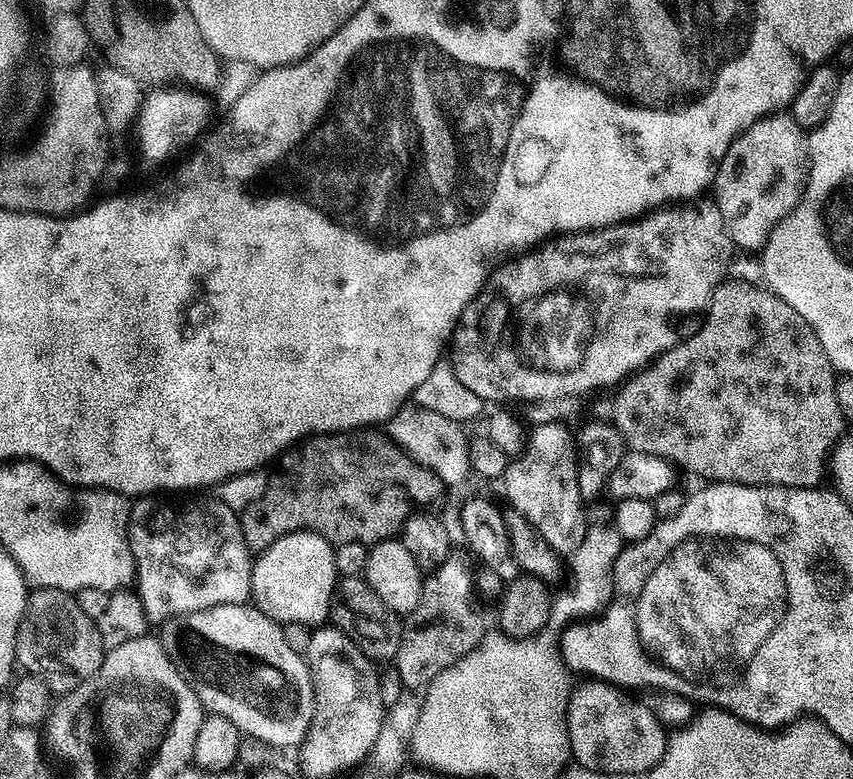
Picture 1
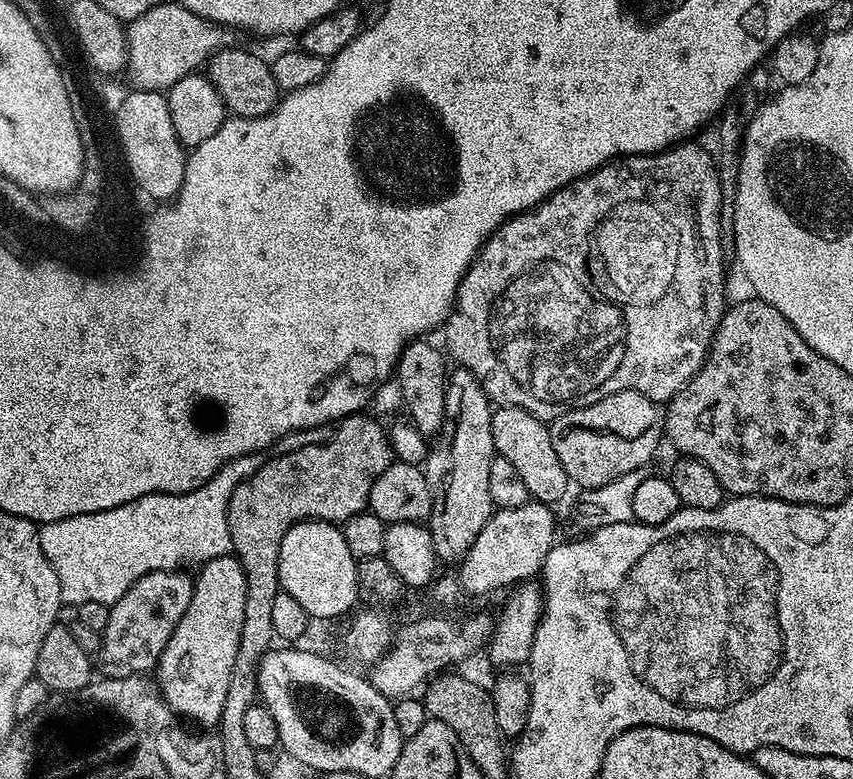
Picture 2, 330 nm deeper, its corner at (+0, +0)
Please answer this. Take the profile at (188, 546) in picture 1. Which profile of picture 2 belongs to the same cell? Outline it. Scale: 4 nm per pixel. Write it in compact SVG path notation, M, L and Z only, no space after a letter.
M169 570L146 574L138 578L138 582L134 582L134 586L130 586L130 590L122 594L122 598L118 598L116 604L111 605L110 622L106 622L98 653L98 660L104 663L105 677L139 677L144 674L140 672L148 672L151 668L153 671L159 665L162 650L166 650L166 642L170 642L170 634L174 634L174 626L180 621L182 614L186 614L186 606L190 606L194 580L184 572L187 571Z

